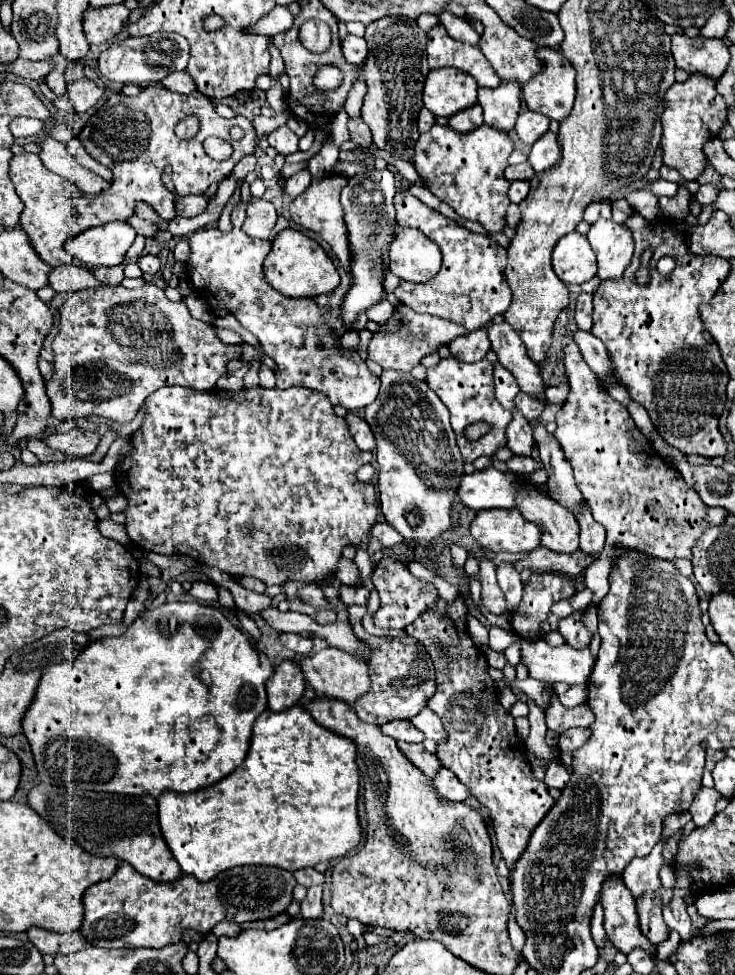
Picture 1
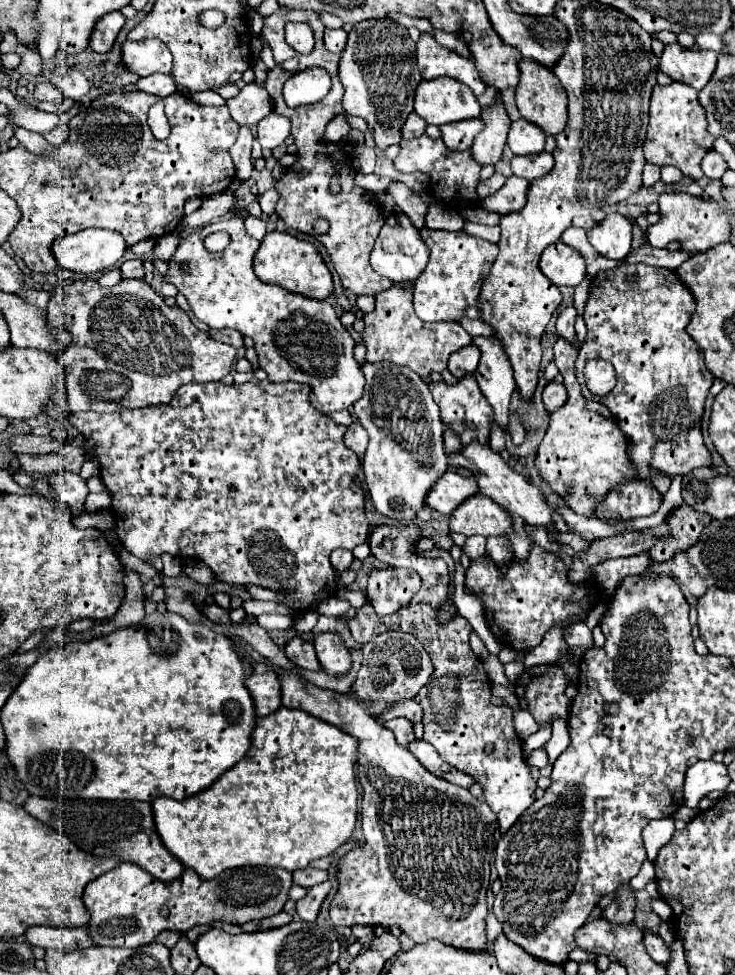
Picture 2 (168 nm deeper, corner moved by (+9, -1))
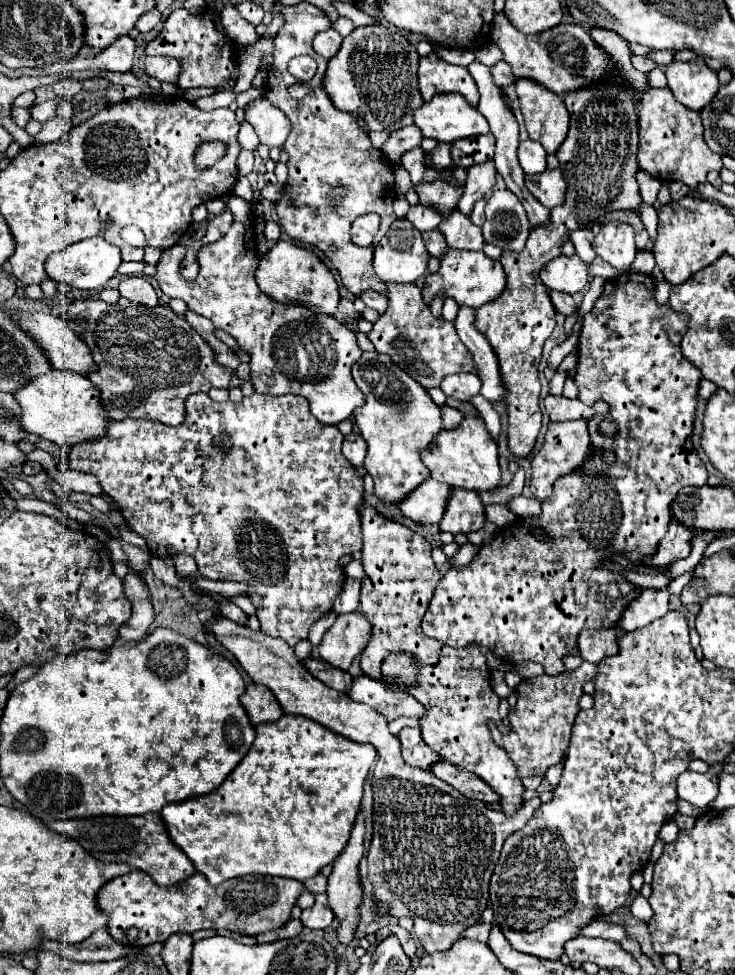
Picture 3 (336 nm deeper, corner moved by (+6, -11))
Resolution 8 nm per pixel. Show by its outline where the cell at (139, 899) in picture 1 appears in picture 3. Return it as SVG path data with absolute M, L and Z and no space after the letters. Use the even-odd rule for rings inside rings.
M131 871L127 875L115 877L109 883L105 883L97 893L97 907L107 915L107 931L109 935L123 945L151 945L151 943L165 943L175 933L195 933L199 929L229 929L241 935L259 935L271 929L281 927L291 919L291 909L297 901L297 897L303 891L303 883L295 879L285 877L263 877L263 875L245 875L229 879L217 887L211 887L205 879L205 875L195 873L189 879L173 885L173 887L161 887L157 885L147 873Z

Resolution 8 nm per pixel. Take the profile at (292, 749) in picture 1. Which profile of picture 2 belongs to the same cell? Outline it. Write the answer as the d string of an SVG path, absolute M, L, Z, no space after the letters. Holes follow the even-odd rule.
M280 707L276 713L270 713L266 717L258 717L256 719L256 729L252 733L252 747L250 751L234 765L230 767L222 777L218 777L212 787L204 789L202 793L196 793L184 801L174 801L174 799L166 799L166 797L158 797L158 801L152 803L154 809L154 823L156 829L166 845L166 849L176 855L184 867L192 867L200 877L204 879L212 879L216 875L220 875L226 869L234 869L234 867L245 867L247 865L282 867L286 871L296 871L296 869L304 869L308 867L310 861L332 855L340 845L344 845L348 841L348 837L354 831L356 825L356 817L358 817L358 791L356 791L356 777L354 777L354 763L358 759L358 739L344 733L342 729L324 723L322 719L312 717L306 711L300 709L288 709L288 707Z

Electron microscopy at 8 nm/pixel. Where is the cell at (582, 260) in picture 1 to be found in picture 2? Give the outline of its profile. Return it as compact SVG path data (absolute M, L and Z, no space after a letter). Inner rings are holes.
M562 241L550 245L542 253L540 269L556 287L576 287L586 275L582 255L576 249L564 245Z

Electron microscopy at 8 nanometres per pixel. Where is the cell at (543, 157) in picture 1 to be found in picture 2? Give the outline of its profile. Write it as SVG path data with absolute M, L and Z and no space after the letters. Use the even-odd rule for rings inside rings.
M540 153L540 155L522 155L512 159L512 171L518 177L524 177L528 181L540 179L546 173L550 173L554 167L554 157L550 153Z

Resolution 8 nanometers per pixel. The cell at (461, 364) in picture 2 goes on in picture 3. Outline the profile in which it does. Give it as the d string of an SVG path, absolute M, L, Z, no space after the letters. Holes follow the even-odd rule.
M457 373L457 375L447 375L441 383L441 389L447 397L467 401L473 395L479 393L481 381L477 373Z

